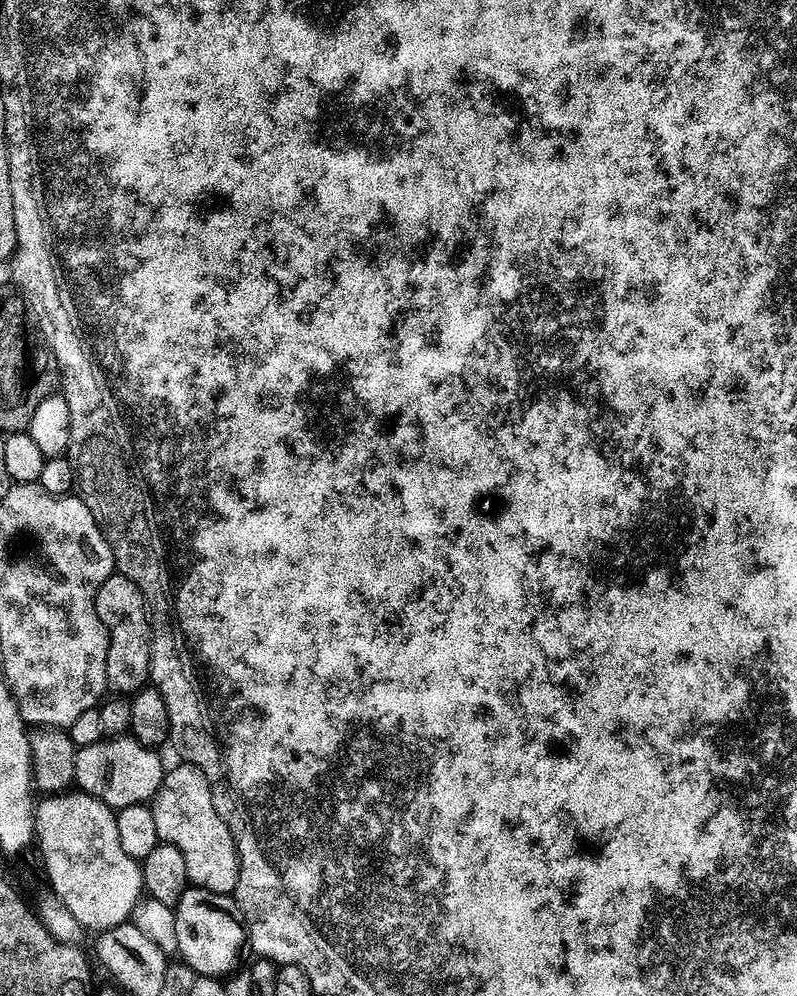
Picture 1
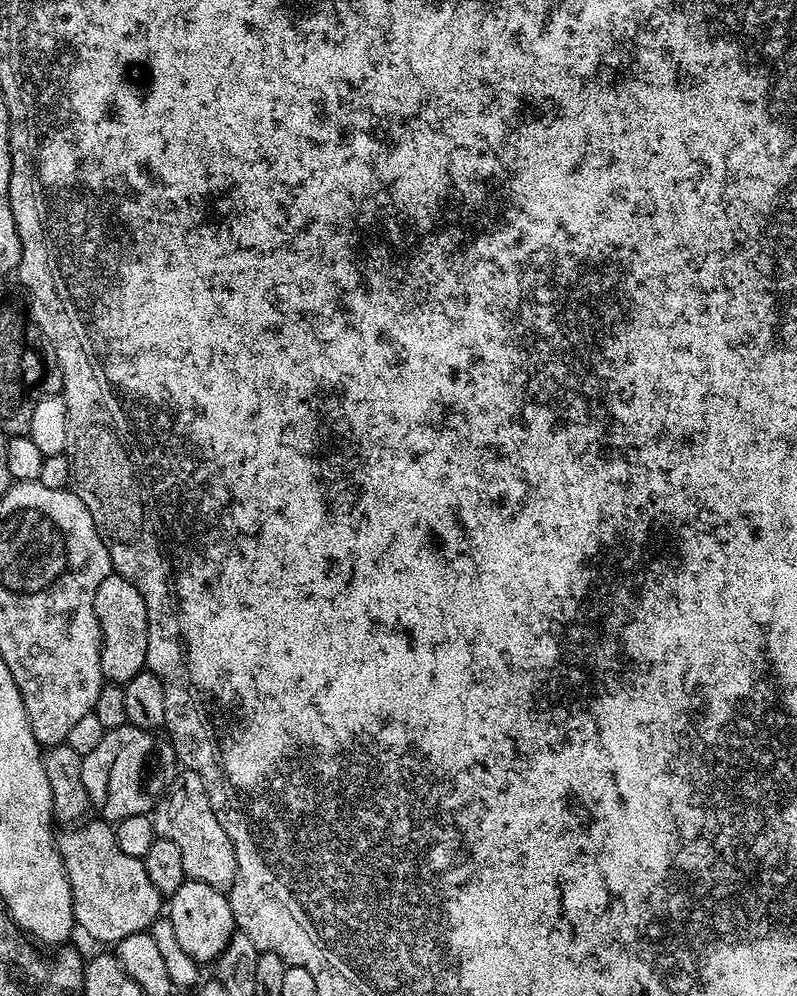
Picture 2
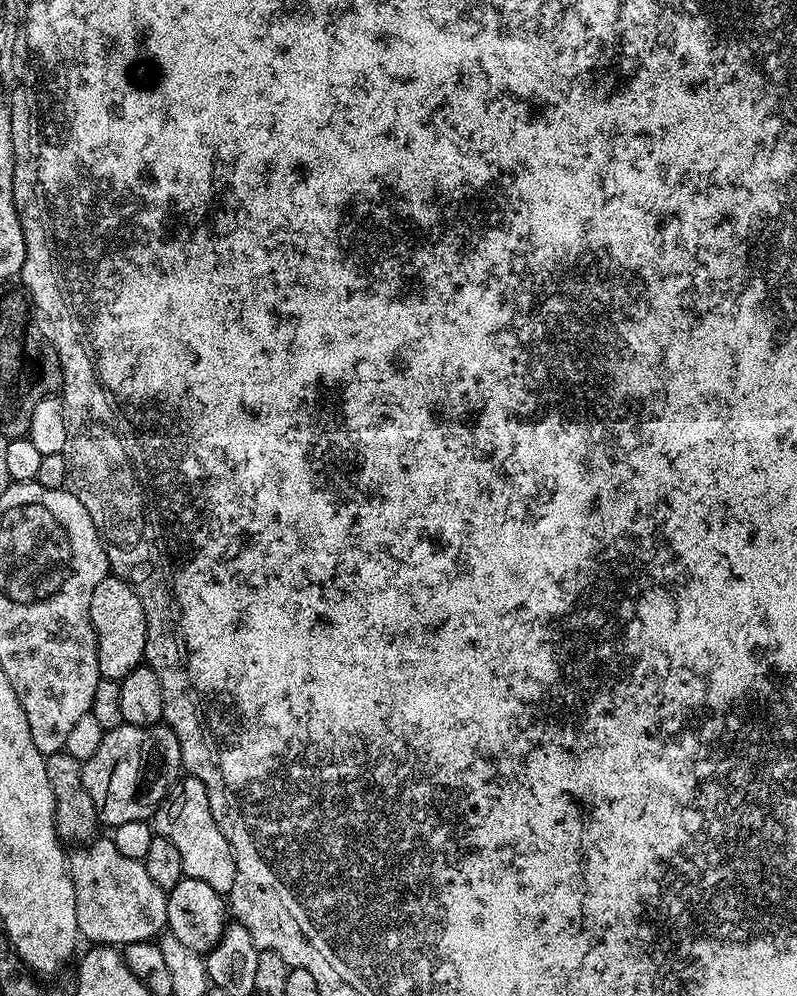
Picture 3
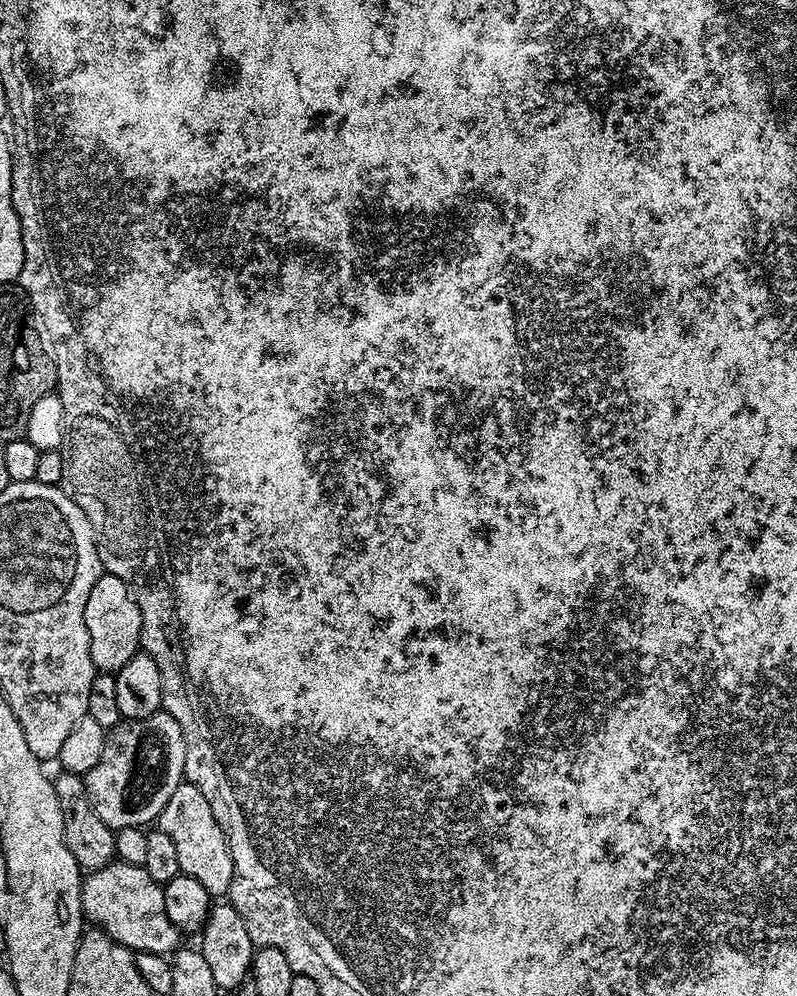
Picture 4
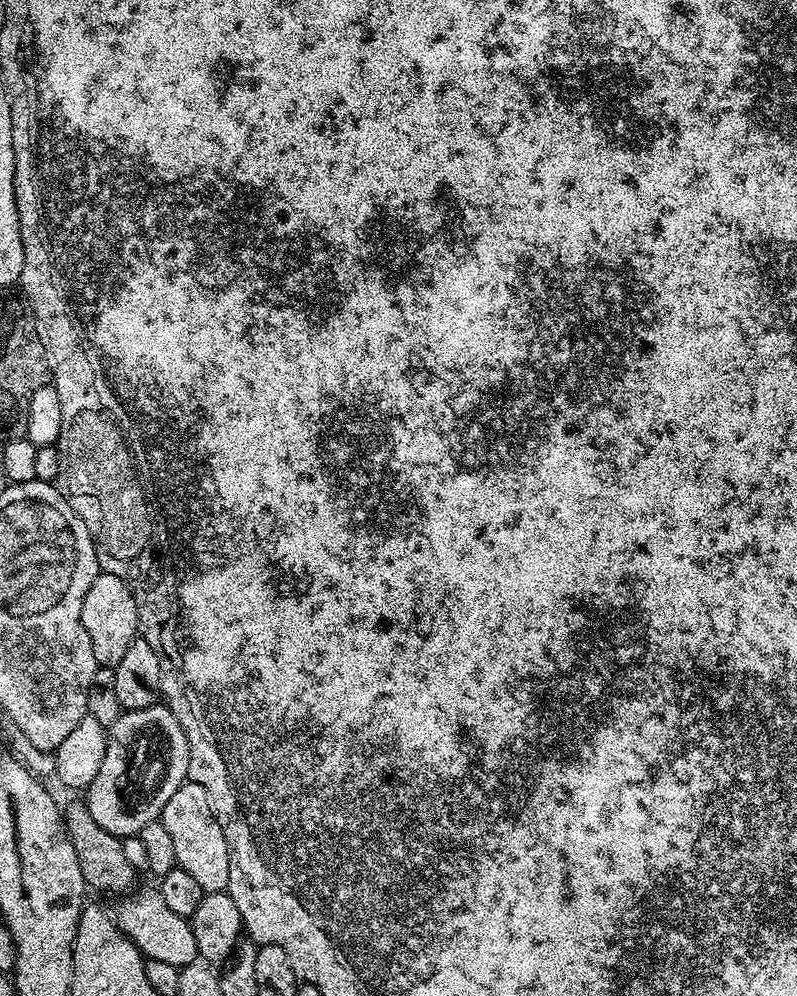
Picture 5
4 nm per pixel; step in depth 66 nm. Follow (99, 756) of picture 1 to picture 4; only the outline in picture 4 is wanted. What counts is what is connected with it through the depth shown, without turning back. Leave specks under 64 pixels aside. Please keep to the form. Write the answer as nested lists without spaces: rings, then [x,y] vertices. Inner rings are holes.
[[[159,711],[154,717],[154,725],[160,737],[148,732],[149,725],[142,720],[121,719],[115,728],[107,733],[102,758],[98,766],[84,777],[90,802],[110,829],[126,826],[148,826],[155,821],[166,806],[170,794],[184,780],[186,746],[178,722],[166,711]]]

